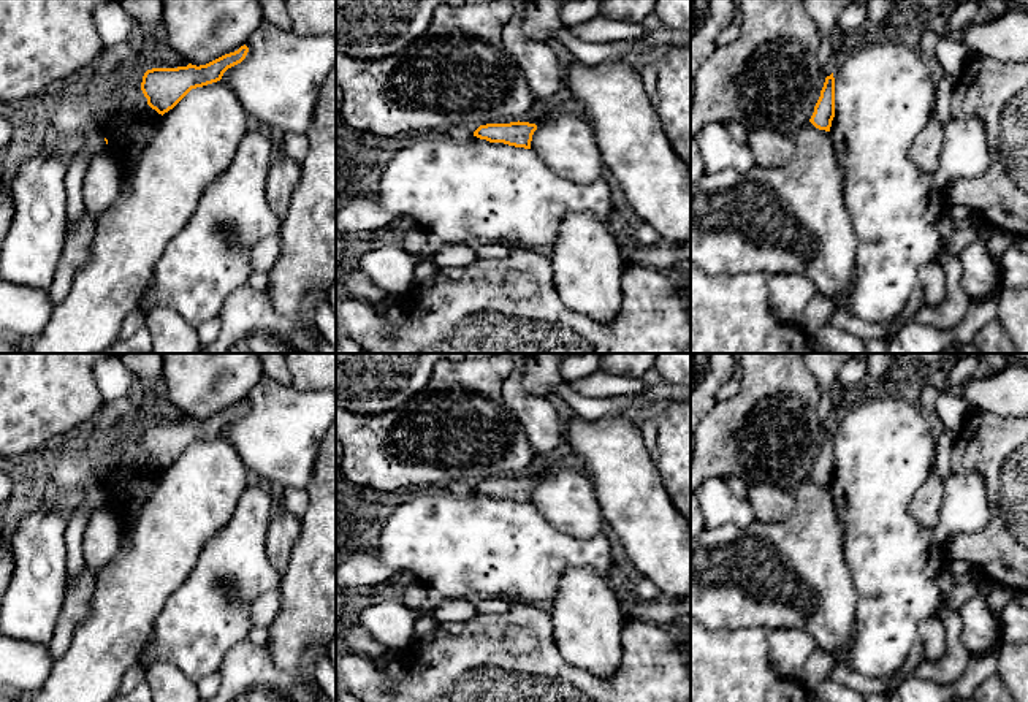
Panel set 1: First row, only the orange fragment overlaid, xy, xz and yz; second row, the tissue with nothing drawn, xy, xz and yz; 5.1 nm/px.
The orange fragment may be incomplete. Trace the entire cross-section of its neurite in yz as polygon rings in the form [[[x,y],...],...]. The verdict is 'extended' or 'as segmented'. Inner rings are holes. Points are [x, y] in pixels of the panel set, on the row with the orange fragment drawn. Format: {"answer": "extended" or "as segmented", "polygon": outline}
{"answer": "as segmented", "polygon": [[[833,73],[825,78],[820,97],[814,106],[814,113],[809,122],[819,128],[830,132],[832,120],[835,117],[835,78]]]}

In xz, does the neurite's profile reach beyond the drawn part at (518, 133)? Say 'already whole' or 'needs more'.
already whole

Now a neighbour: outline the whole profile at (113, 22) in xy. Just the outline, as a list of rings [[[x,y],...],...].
[[[108,0],[97,6],[93,21],[105,48],[119,44],[138,27],[135,17],[122,8],[119,0]]]

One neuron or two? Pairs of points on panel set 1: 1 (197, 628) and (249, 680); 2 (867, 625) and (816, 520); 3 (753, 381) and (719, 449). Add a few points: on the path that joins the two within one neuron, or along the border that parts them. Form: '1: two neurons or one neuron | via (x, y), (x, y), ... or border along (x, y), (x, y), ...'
1: two neurons | border along (244, 639), (225, 656), (219, 671)
2: two neurons | border along (848, 566), (856, 590), (852, 639)
3: one neuron | via (753, 398), (753, 403), (729, 431)

